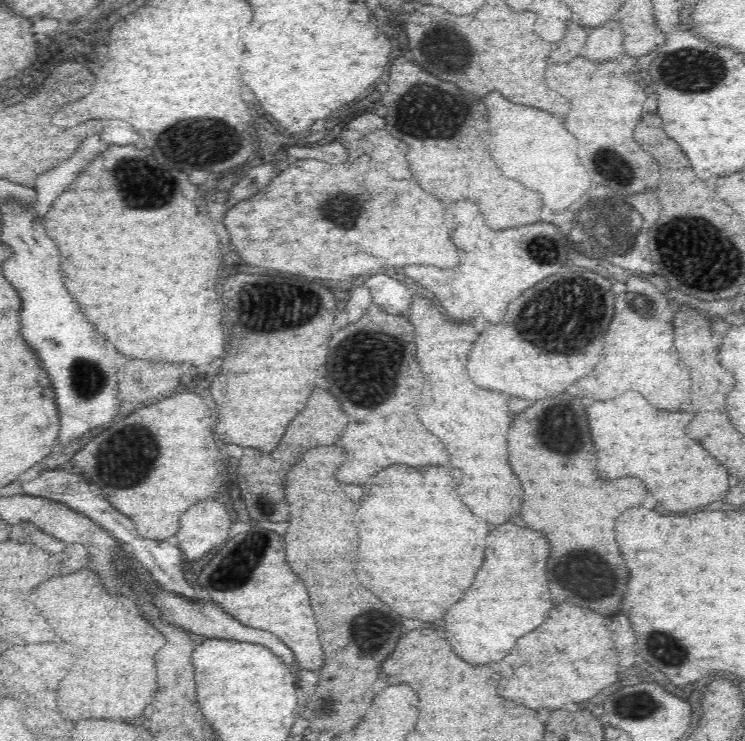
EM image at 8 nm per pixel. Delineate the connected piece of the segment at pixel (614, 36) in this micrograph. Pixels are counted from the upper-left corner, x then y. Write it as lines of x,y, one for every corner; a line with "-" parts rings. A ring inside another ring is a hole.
616,20
605,22
592,30
582,54
592,62
618,58
622,54
626,56
623,49
624,35
619,20
618,22

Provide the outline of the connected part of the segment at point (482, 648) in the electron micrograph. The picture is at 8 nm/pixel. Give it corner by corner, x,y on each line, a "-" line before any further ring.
502,524
488,536
486,560
472,588
446,614
446,638
454,652
470,664
498,662
508,656
516,640
538,628
552,610
552,592
546,576
550,542
542,532

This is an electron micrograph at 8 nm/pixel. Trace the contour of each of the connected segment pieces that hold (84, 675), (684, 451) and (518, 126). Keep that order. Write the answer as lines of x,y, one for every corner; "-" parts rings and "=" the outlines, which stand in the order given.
85,566
74,574
42,582
32,590
34,606
46,616
60,638
72,636
74,642
74,636
86,636
76,666
62,680
58,706
64,718
74,722
82,718
138,718
158,690
154,656
167,640
150,626
147,618
142,618
134,597
108,594
99,574
92,570
92,566
=
624,392
614,400
594,402
592,406
588,406
588,420
590,420
594,444
598,448
598,474
608,480
622,478
622,476
636,476
644,480
646,488
670,512
684,512
720,500
728,492
728,470
714,456
710,456
698,442
686,436
684,426
692,418
694,412
658,410
650,406
640,392
=
490,92
484,104
490,114
492,134
488,150
506,178
520,180
524,186
540,192
544,204
558,212
566,210
590,188
592,180
578,160
576,138
556,116
530,106
512,104
500,92

